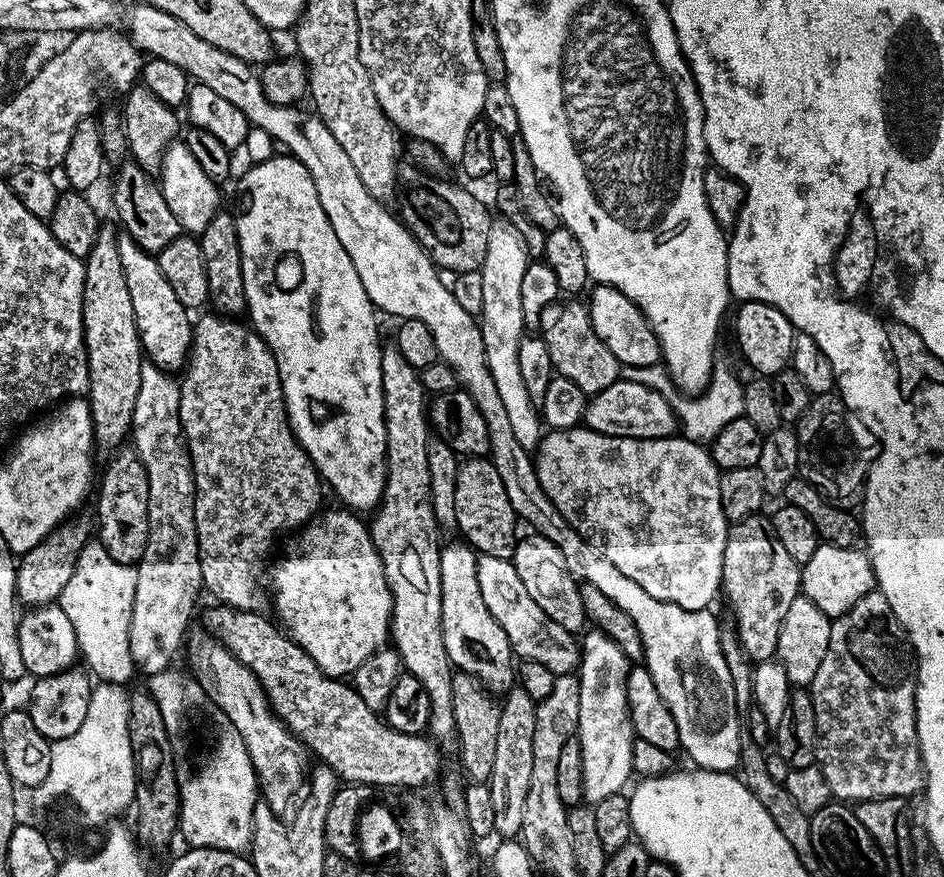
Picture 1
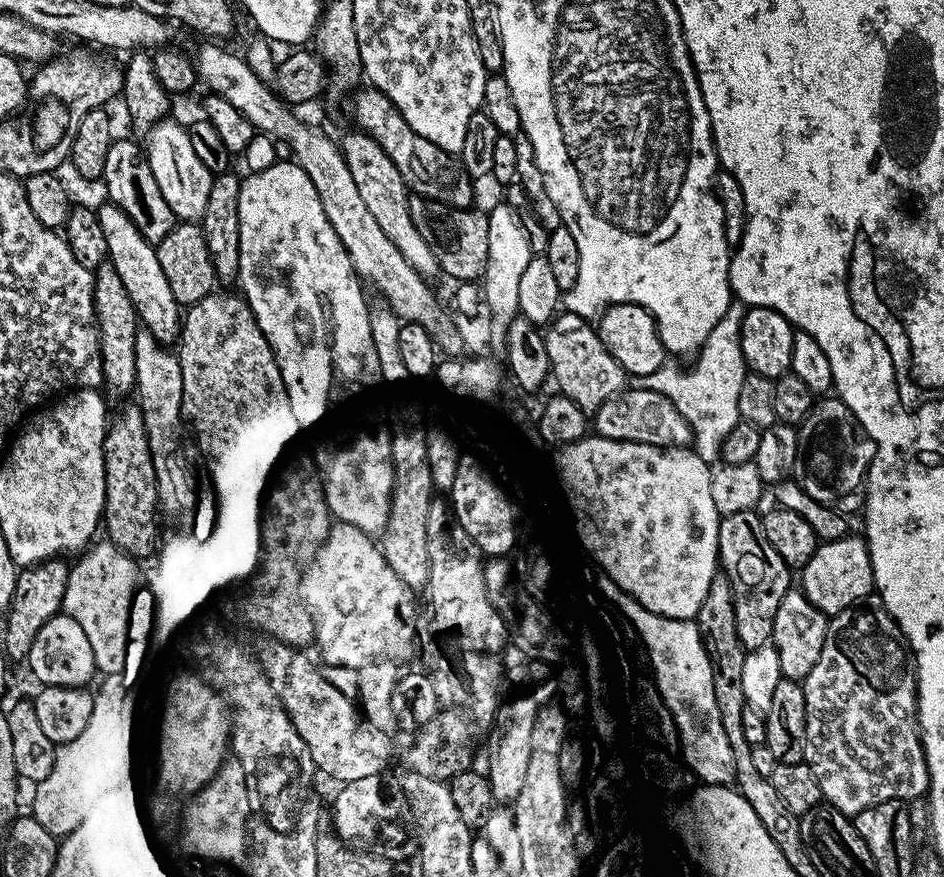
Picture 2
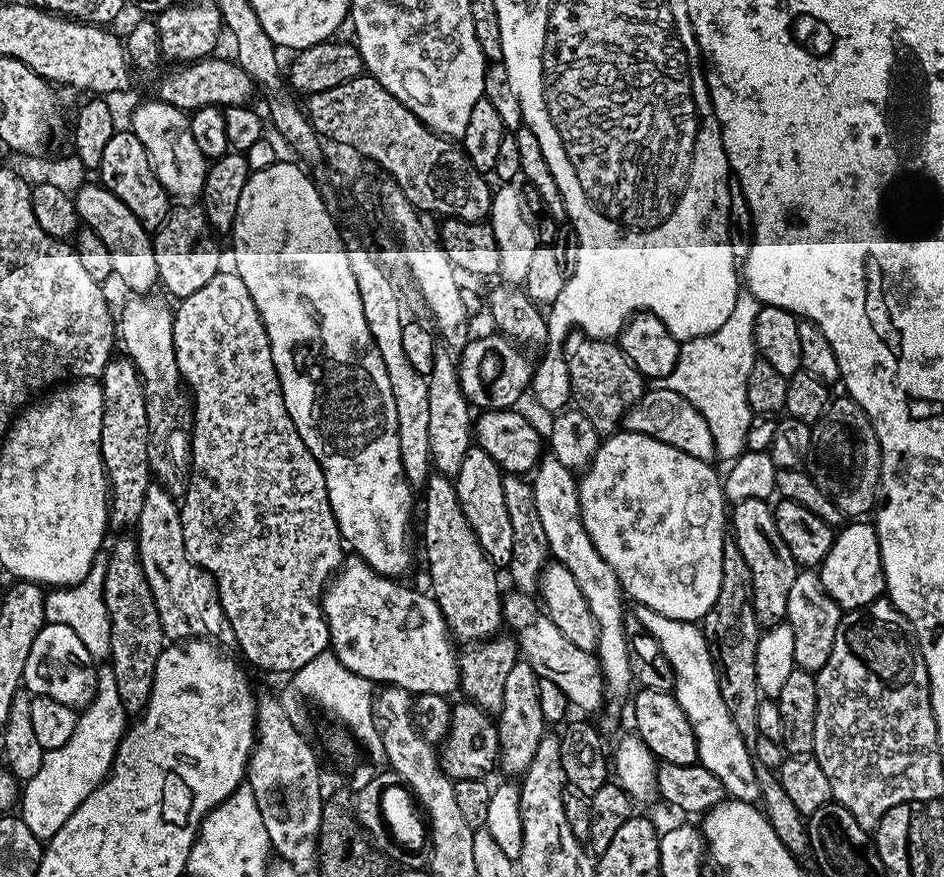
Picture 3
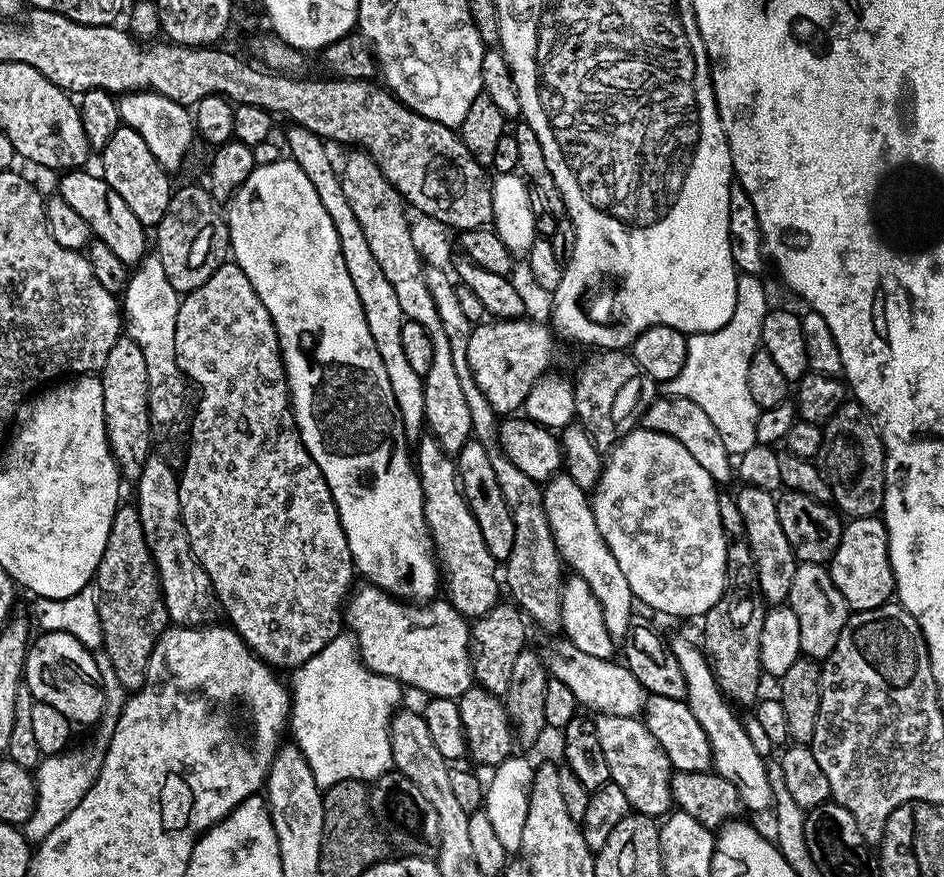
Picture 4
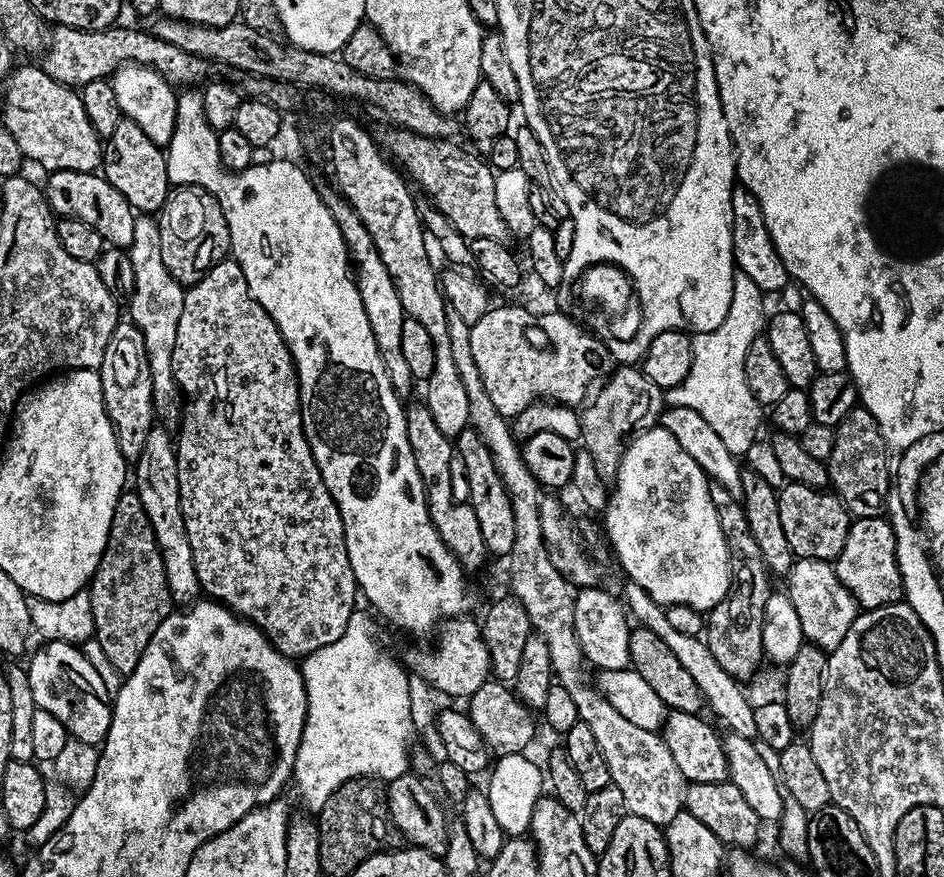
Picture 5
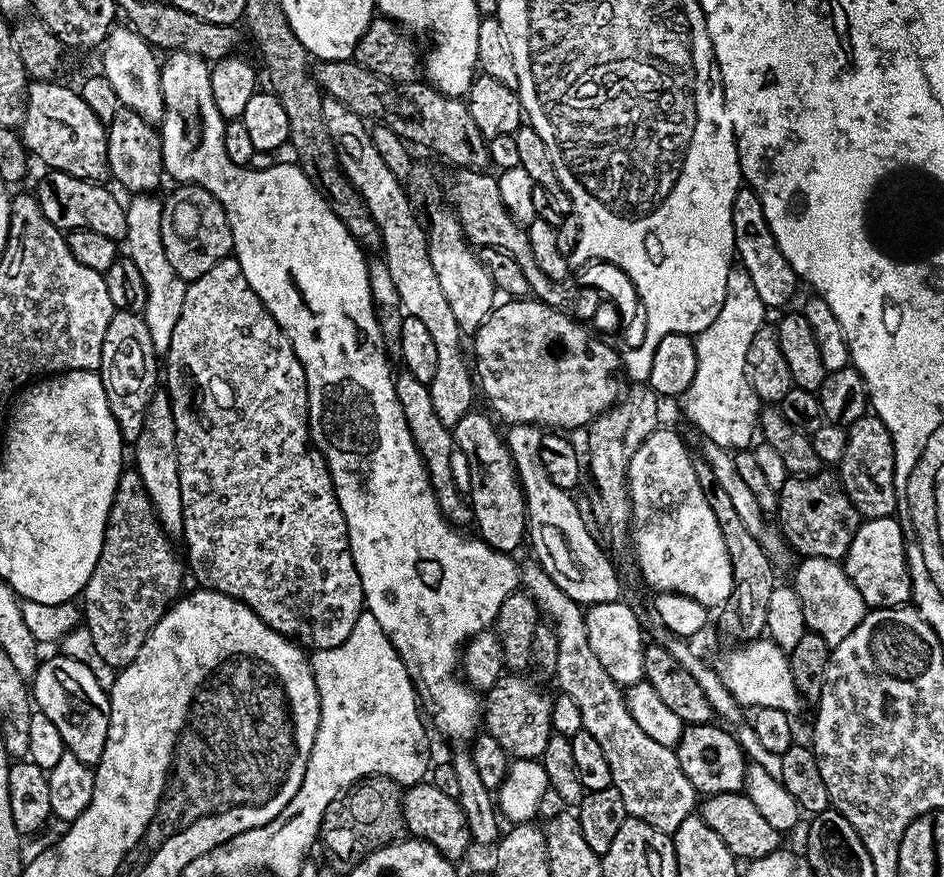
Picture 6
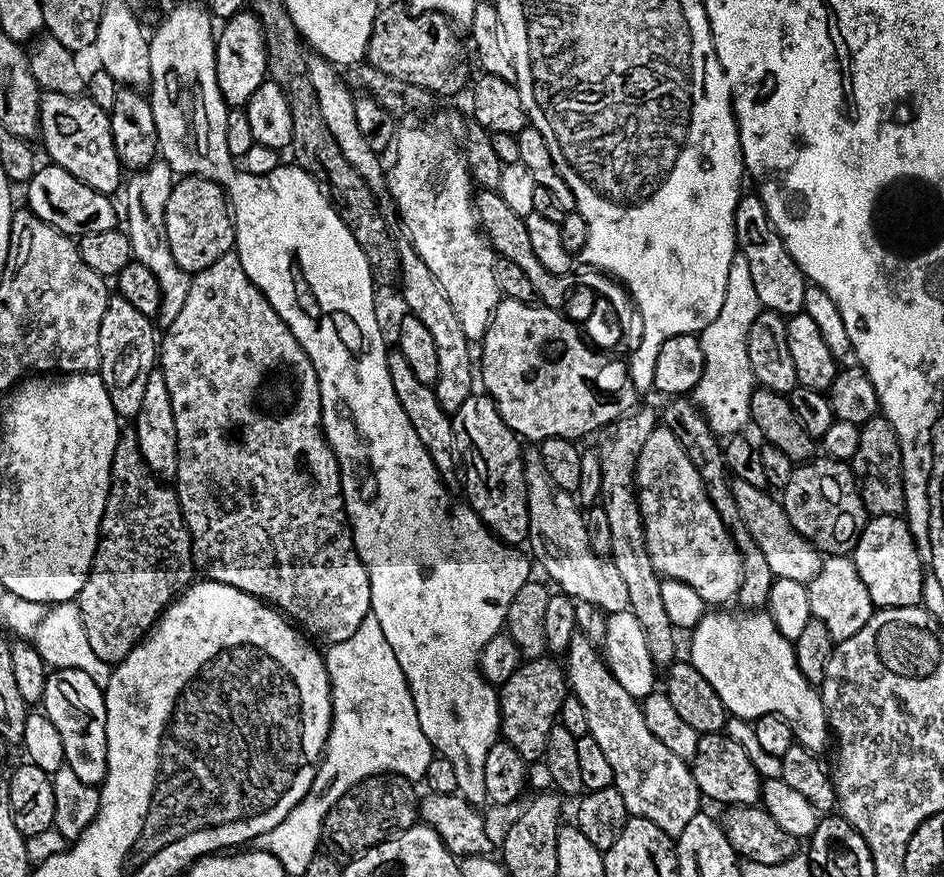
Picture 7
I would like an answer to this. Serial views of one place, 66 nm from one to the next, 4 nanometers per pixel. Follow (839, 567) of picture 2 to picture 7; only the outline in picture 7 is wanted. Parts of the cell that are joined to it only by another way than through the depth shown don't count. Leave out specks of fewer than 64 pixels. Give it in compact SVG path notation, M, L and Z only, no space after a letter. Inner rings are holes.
M873 516L865 524L862 534L856 543L856 549L850 553L858 578L862 578L866 591L870 594L873 609L914 608L923 601L926 564L920 559L918 540L912 537L913 529L907 519L900 516Z

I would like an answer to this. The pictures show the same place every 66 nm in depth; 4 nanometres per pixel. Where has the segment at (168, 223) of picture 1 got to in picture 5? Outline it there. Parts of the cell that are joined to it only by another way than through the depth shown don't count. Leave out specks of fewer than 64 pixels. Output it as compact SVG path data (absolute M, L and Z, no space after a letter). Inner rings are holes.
M122 118L114 129L114 134L110 134L110 138L103 145L102 175L137 213L159 213L168 200L170 185L165 149L150 142L150 138L146 138L146 134L138 127L138 122L133 120Z

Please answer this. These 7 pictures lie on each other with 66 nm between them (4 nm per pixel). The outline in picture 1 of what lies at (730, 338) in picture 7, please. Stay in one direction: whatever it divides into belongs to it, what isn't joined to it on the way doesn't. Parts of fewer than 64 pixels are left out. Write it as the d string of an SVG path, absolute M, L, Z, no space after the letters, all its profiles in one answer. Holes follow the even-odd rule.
M660 366L633 368L630 379L634 382L642 382L660 392L662 398L670 402L670 406L677 414L678 428L683 439L692 440L695 444L711 445L712 439L719 434L722 426L734 422L734 418L744 414L744 384L728 368L717 367L712 373L712 379L709 380L707 388L693 396L681 392L672 381L672 377Z

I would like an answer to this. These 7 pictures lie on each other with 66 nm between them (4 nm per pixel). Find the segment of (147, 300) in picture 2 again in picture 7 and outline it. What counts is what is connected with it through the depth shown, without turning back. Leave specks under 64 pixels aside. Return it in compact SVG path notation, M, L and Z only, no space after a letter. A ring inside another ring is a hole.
M48 162L37 167L33 176L28 179L26 191L28 191L28 201L26 207L29 212L33 212L42 222L54 226L65 236L79 238L88 232L98 230L110 230L117 227L116 208L112 205L111 195L94 190L86 186L74 174L62 170L62 166Z

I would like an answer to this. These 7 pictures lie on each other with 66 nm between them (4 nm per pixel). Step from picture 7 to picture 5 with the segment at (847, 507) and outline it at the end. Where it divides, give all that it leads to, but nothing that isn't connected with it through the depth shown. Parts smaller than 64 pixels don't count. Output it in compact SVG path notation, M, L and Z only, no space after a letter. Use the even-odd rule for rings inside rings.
M788 482L777 491L776 497L778 518L782 522L782 531L786 533L786 542L790 542L793 557L835 562L838 554L842 554L842 546L846 546L846 534L853 522L847 506L836 493Z

